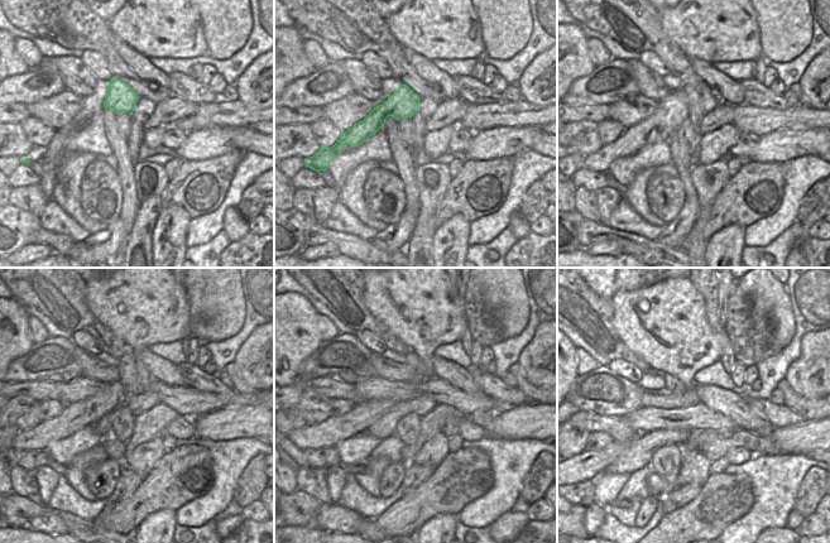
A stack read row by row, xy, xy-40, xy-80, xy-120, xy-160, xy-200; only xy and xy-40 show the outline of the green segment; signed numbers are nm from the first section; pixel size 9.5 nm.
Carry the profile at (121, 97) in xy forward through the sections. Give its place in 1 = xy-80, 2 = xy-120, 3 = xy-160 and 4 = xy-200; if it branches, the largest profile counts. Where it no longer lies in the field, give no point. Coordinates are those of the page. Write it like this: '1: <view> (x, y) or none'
1: xy-80 (672, 111)
2: xy-120 (87, 412)
3: xy-160 (318, 441)
4: xy-200 (585, 466)

